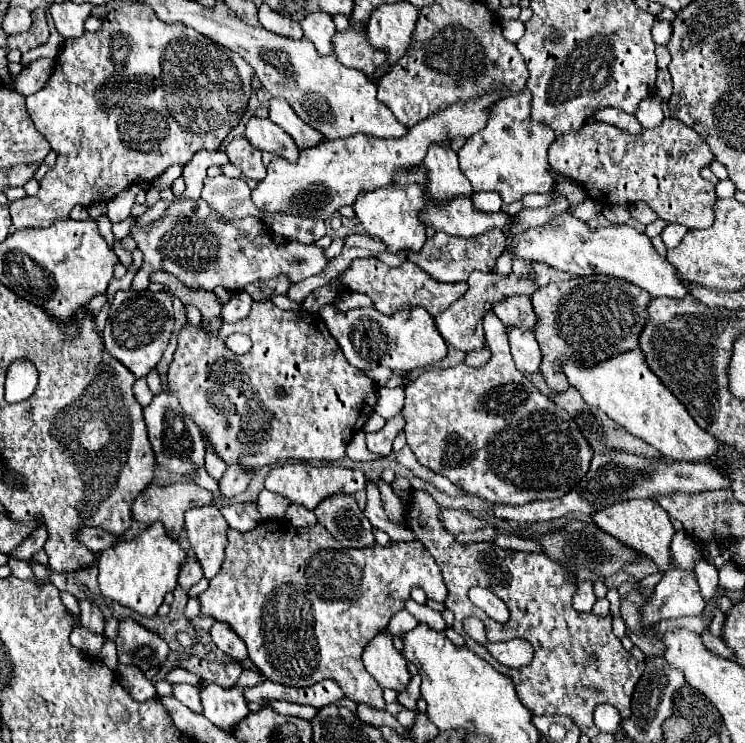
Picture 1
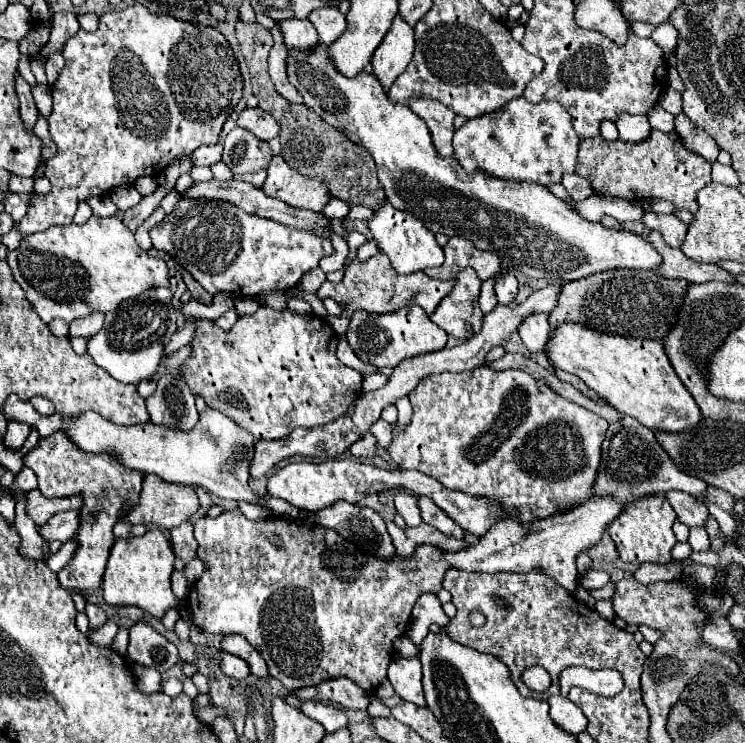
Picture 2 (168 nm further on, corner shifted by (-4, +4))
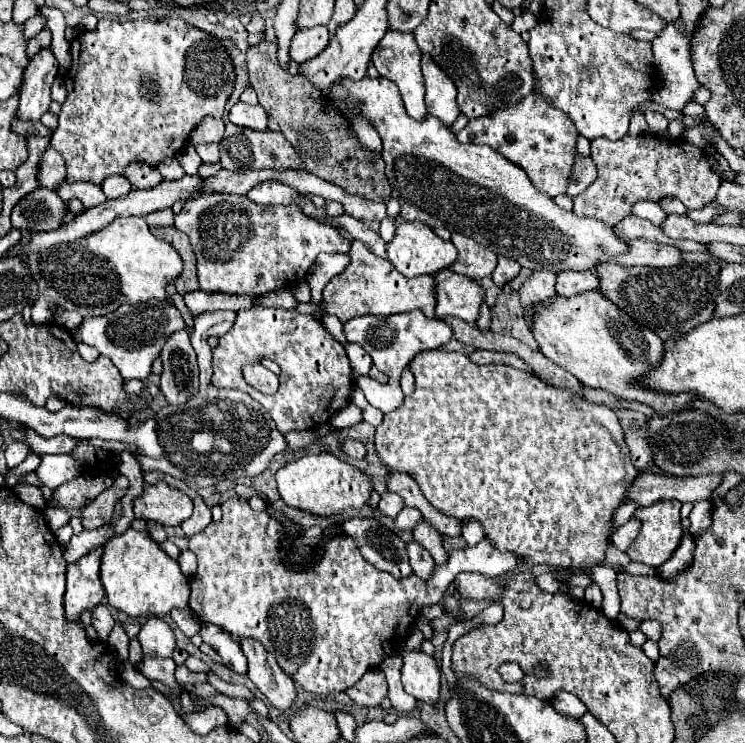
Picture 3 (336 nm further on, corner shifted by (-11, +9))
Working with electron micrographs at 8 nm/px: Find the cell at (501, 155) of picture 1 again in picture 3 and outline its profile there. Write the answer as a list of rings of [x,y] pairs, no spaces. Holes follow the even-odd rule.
[[[531,92],[523,100],[519,100],[515,106],[507,106],[501,110],[495,110],[489,116],[469,120],[469,124],[457,134],[457,140],[461,144],[487,144],[493,150],[497,150],[501,156],[517,164],[527,172],[531,182],[543,190],[549,196],[565,194],[573,166],[575,166],[575,144],[579,138],[579,130],[563,110],[555,110],[553,106],[547,106],[539,94]]]

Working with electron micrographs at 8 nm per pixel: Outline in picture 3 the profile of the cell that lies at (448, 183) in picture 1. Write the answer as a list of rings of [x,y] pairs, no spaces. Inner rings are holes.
[[[421,56],[421,70],[425,78],[427,112],[437,116],[447,128],[451,128],[459,116],[459,108],[455,104],[457,90],[451,78],[443,70],[439,70],[439,66],[435,66],[435,62],[429,56]]]

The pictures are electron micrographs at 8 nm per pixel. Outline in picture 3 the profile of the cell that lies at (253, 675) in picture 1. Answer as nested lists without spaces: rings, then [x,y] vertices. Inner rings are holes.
[[[205,624],[205,626],[201,626],[201,638],[221,656],[221,660],[227,668],[231,668],[233,672],[239,672],[239,674],[247,674],[247,658],[241,650],[239,642],[235,642],[229,634],[225,634],[225,630],[221,630],[219,626]]]

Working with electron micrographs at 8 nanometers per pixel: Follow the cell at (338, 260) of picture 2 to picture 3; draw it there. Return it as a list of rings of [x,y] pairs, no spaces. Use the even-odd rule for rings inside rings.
[[[321,253],[315,261],[315,266],[311,266],[309,270],[309,284],[311,284],[311,296],[313,296],[313,304],[321,302],[321,290],[323,286],[337,274],[341,274],[347,268],[349,262],[348,253]]]

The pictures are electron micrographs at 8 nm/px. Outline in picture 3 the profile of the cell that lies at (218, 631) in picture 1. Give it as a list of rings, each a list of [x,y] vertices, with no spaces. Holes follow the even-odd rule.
[[[241,638],[241,648],[249,660],[247,676],[251,682],[267,696],[267,700],[279,708],[287,710],[295,700],[293,680],[277,666],[275,658],[253,638]]]

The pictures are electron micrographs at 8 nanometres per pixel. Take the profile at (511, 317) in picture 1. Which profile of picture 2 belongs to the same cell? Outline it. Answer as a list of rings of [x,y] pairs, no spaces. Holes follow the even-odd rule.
[[[510,271],[500,273],[500,277],[496,279],[496,285],[494,285],[494,293],[496,293],[496,299],[500,305],[508,305],[518,293],[518,281],[516,281],[514,273],[510,273]]]

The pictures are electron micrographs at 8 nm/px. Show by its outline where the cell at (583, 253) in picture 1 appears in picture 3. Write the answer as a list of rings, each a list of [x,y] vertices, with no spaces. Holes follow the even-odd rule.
[[[365,76],[363,80],[345,78],[343,82],[339,82],[339,86],[335,86],[335,94],[331,94],[329,100],[335,104],[339,102],[339,98],[359,98],[359,102],[363,102],[359,114],[363,114],[363,118],[371,118],[371,124],[381,136],[381,156],[385,160],[385,174],[393,188],[391,196],[399,200],[401,216],[405,220],[419,220],[425,222],[429,228],[445,228],[449,232],[467,234],[497,256],[517,260],[523,268],[551,270],[555,274],[563,270],[591,270],[593,266],[601,264],[605,256],[619,256],[629,250],[629,244],[619,238],[611,226],[599,222],[597,218],[581,218],[575,216],[571,210],[559,208],[553,198],[547,198],[547,194],[531,186],[531,180],[519,166],[499,156],[489,146],[459,144],[457,136],[431,114],[421,120],[413,120],[405,112],[399,90],[391,80],[381,76]]]

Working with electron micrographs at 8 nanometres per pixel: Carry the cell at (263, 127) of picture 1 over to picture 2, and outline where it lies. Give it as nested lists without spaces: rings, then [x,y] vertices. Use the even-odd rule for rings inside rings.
[[[260,107],[244,109],[238,115],[236,123],[238,123],[238,127],[254,133],[258,139],[264,139],[264,141],[270,141],[272,137],[278,137],[278,133],[280,133],[278,123],[266,111],[262,111]]]

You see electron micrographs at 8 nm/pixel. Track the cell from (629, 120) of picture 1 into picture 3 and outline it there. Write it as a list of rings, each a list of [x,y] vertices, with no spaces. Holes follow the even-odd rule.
[[[645,110],[643,112],[647,124],[649,124],[649,132],[651,134],[663,134],[667,130],[667,124],[669,120],[661,114],[661,112],[653,112],[653,110]]]

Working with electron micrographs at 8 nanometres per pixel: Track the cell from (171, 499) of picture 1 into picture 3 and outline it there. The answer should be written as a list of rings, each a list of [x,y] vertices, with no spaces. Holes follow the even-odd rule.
[[[157,482],[143,490],[133,502],[135,518],[153,520],[163,526],[179,526],[193,512],[193,502],[179,488],[167,486],[167,482]]]

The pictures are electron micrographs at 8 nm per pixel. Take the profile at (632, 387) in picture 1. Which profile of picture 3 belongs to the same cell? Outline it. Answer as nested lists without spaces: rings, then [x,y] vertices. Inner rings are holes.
[[[597,290],[583,292],[583,294],[577,294],[571,298],[555,296],[551,302],[541,304],[533,318],[531,330],[539,344],[539,350],[551,362],[555,362],[557,366],[571,372],[583,386],[601,388],[619,398],[643,402],[643,404],[651,406],[657,414],[663,414],[663,416],[673,414],[673,412],[683,412],[683,410],[687,410],[687,402],[693,402],[691,394],[651,394],[651,390],[643,390],[643,386],[635,386],[635,382],[639,382],[639,378],[643,378],[643,374],[647,374],[647,370],[651,370],[651,366],[659,364],[659,358],[663,356],[663,350],[665,350],[665,342],[659,336],[655,336],[651,330],[637,326],[637,322],[633,318],[629,318],[615,304],[605,300]]]

